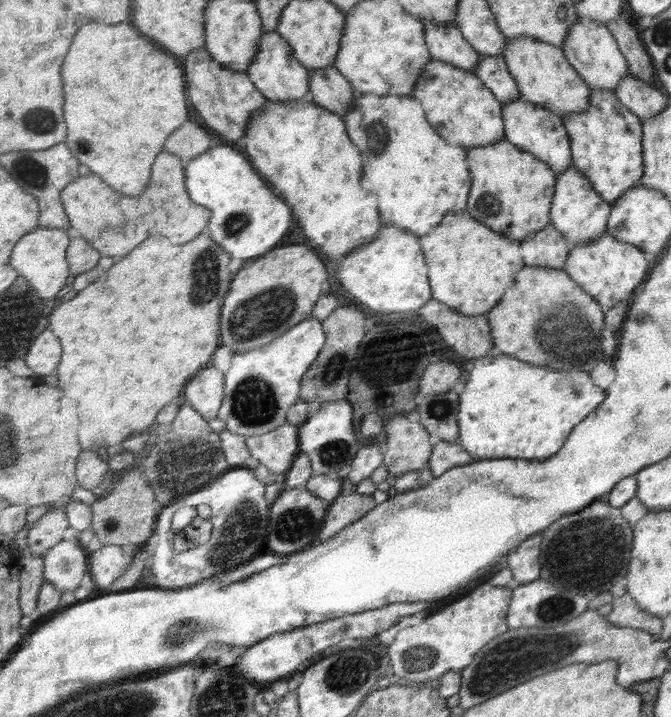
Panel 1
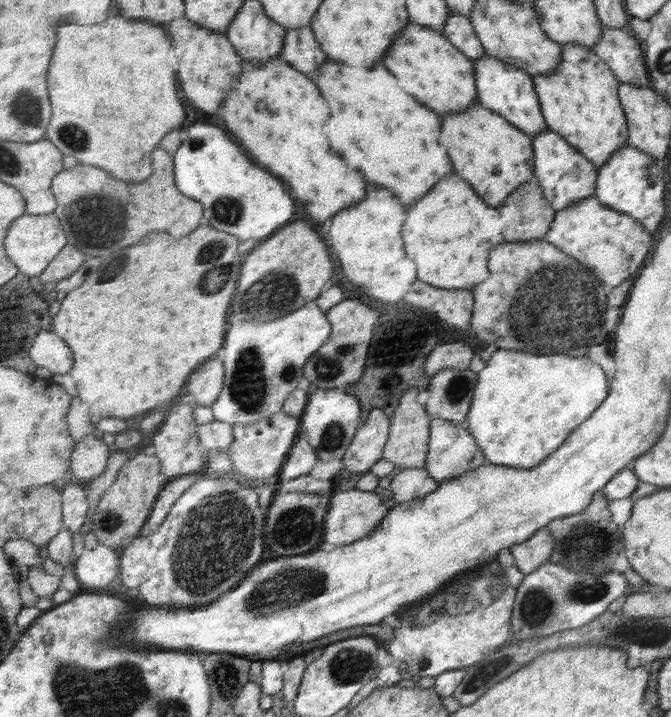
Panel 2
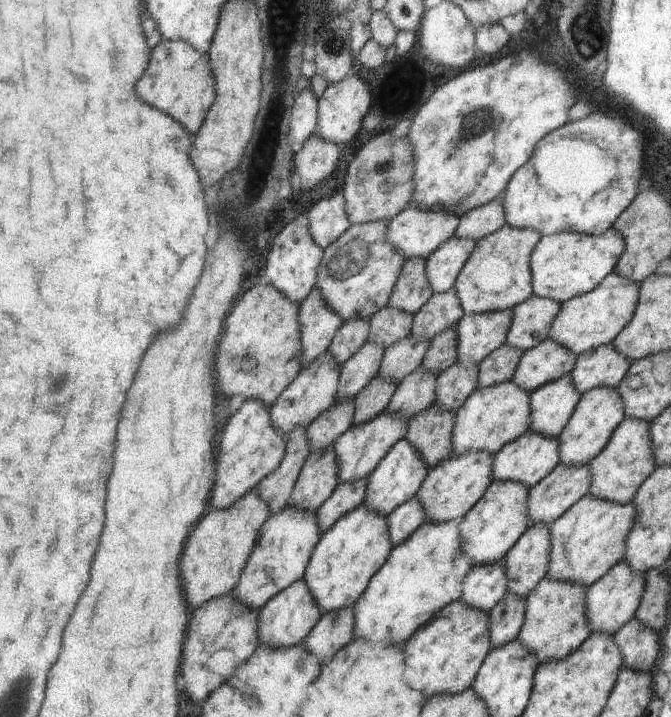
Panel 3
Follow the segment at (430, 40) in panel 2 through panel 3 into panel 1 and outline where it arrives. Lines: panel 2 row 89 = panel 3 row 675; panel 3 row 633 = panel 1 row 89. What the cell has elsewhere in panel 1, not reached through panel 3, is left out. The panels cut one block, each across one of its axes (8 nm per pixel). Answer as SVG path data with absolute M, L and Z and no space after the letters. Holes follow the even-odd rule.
M432 60L420 75L411 96L423 105L424 110L428 110L432 128L436 128L439 136L450 145L480 148L505 140L503 104L474 73Z

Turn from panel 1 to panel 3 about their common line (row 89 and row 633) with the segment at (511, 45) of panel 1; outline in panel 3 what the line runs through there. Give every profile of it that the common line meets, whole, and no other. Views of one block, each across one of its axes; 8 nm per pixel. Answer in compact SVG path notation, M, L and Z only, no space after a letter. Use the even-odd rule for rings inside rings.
M545 577L534 592L525 597L524 626L517 638L528 646L532 654L536 654L539 663L570 656L591 636L591 624L587 618L587 590L588 587L580 582Z

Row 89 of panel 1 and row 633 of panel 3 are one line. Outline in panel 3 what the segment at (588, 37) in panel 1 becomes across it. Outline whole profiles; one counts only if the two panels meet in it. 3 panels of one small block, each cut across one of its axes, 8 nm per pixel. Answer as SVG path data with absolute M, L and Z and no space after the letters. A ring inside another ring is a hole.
M625 559L615 565L606 576L590 585L587 590L587 618L592 633L606 632L612 635L618 633L623 625L635 618L640 600L644 596L644 588L646 588L646 573L633 571L631 564Z

